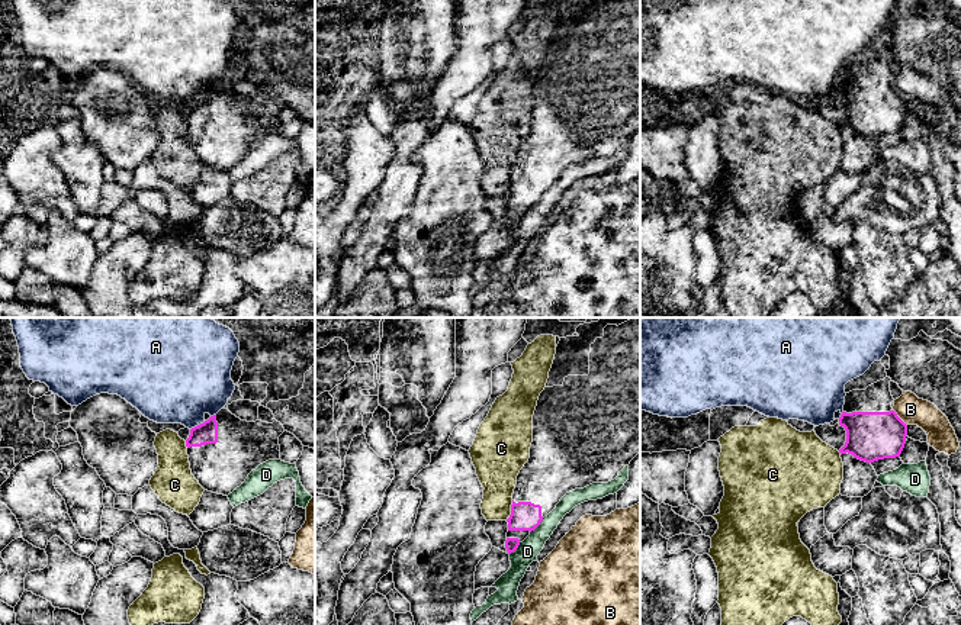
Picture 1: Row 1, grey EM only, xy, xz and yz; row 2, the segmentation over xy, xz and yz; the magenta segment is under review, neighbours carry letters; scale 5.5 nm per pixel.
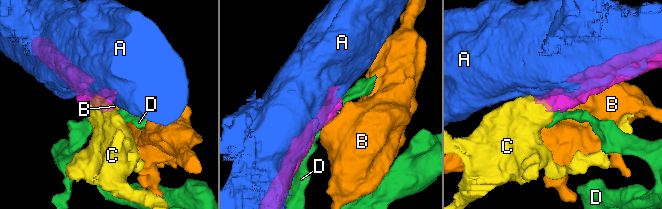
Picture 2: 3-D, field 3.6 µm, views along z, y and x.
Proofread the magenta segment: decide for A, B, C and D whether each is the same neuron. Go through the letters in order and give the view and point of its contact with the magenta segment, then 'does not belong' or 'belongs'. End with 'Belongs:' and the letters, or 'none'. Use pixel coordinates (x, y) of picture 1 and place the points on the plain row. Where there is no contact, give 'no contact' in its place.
A: xy (198, 100) | does not belong
B: yz (899, 93) | does not belong
C: xz (511, 186) | does not belong
D: xz (537, 200) | does not belong
Belongs: none

